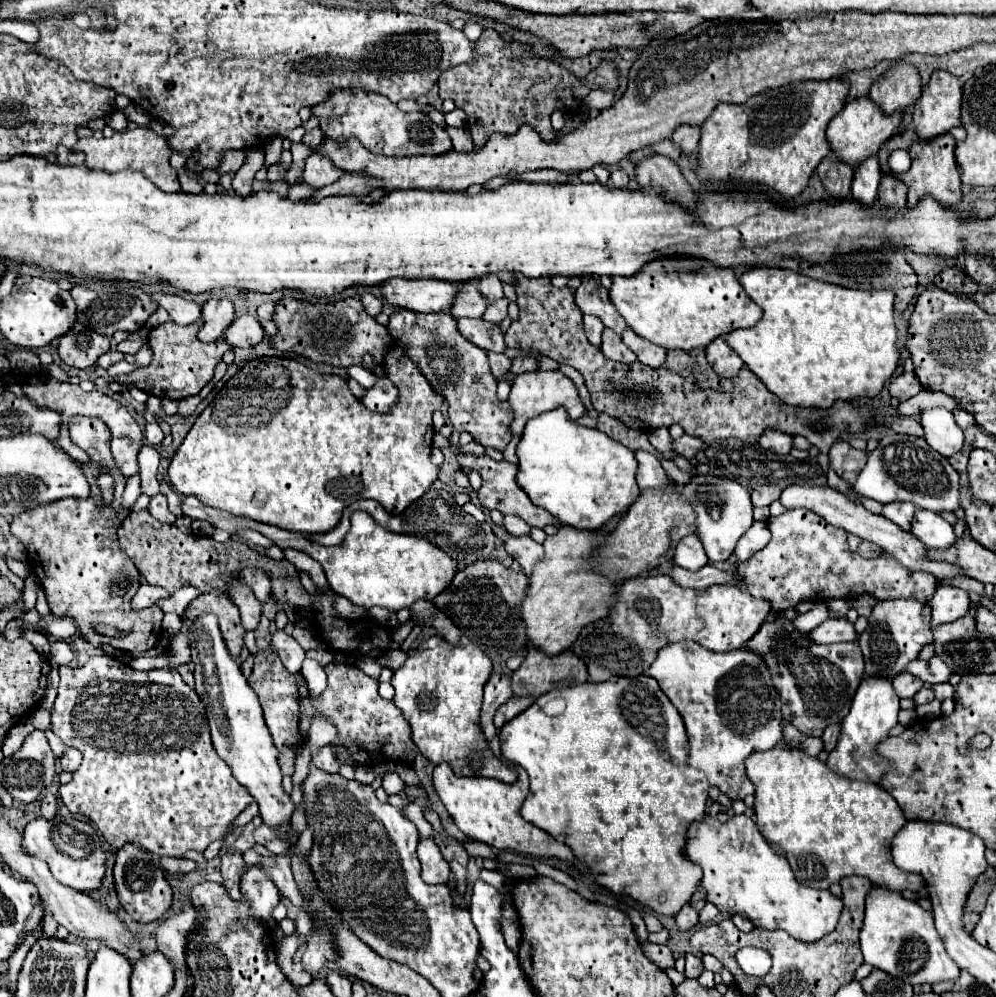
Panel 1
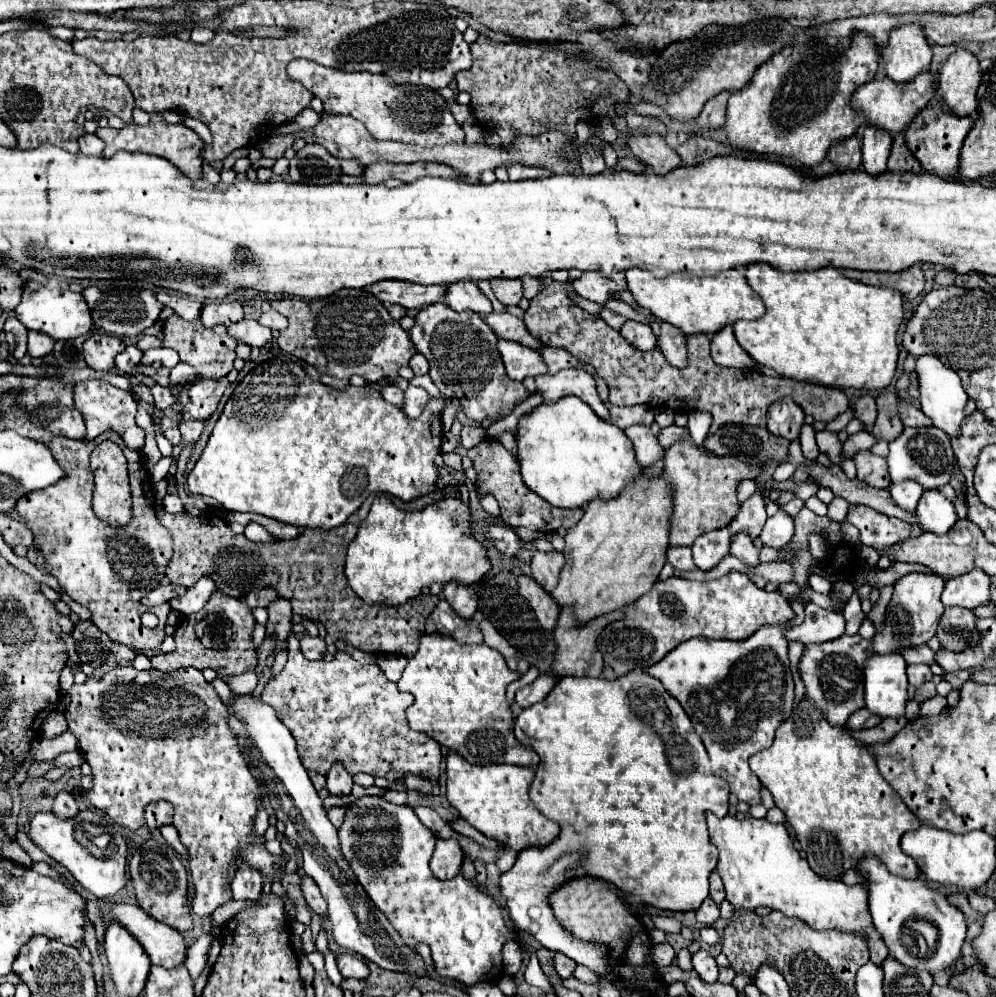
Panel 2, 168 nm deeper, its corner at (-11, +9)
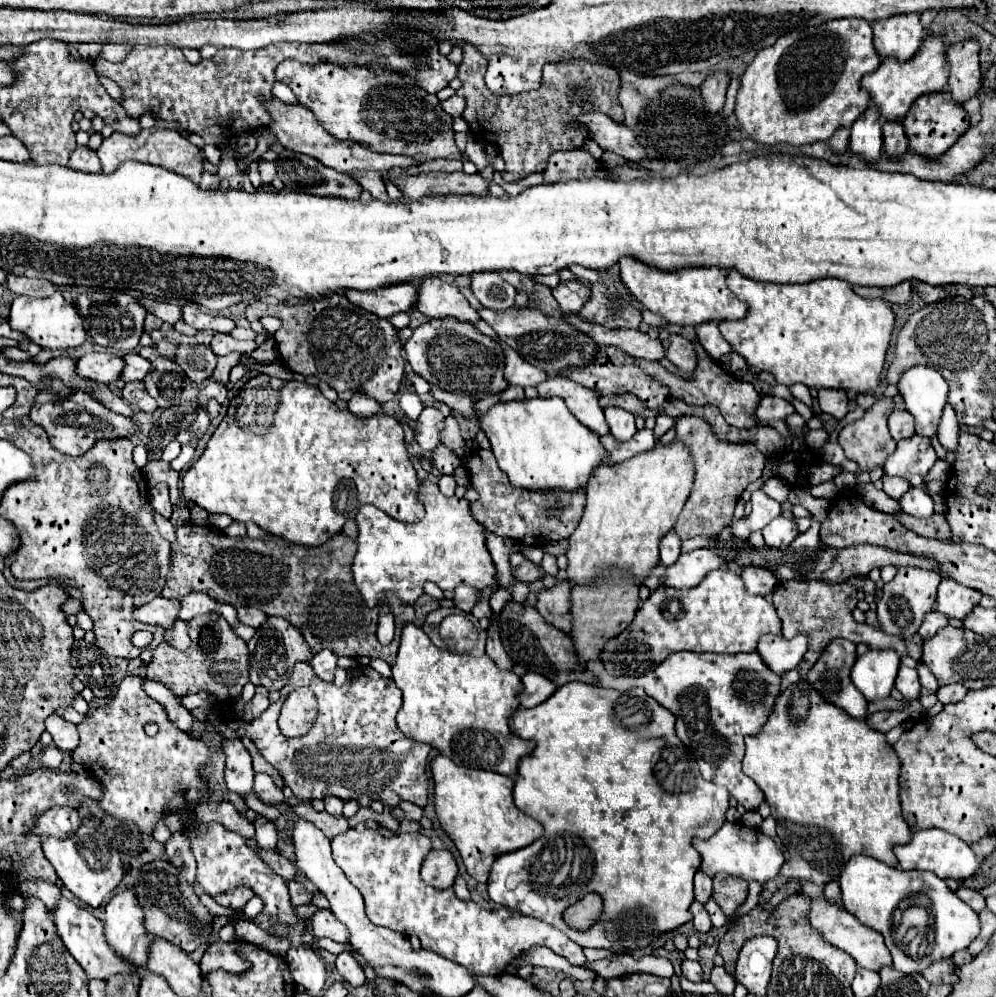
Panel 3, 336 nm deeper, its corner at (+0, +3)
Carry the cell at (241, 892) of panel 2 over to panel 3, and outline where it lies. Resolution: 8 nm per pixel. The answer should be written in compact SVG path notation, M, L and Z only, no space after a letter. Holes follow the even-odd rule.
M237 886L221 896L217 896L215 900L221 904L221 906L227 906L227 908L233 908L233 910L243 910L243 906L251 900L253 896L253 890L245 888L245 886Z

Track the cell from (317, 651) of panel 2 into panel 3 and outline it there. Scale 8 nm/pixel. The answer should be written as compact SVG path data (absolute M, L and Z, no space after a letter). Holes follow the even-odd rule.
M321 650L311 656L309 666L321 680L333 680L333 672L337 668L337 656L331 650Z

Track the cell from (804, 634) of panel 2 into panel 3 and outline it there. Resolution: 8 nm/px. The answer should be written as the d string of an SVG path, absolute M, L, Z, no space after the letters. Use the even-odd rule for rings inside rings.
M805 632L793 636L793 640L785 640L783 636L765 634L759 640L757 652L767 662L767 666L781 676L783 672L791 670L803 660L807 646L809 646L809 636Z

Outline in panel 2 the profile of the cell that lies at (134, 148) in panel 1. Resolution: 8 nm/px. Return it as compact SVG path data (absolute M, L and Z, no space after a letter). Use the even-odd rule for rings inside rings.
M160 120L160 122L150 122L146 126L126 124L122 130L100 128L96 134L98 134L100 140L106 142L104 156L108 156L108 158L114 156L118 150L146 152L146 154L154 154L154 156L170 160L172 164L176 164L192 180L202 178L202 150L204 150L204 142L200 140L200 136L196 132L192 132L184 124L168 124L168 122Z

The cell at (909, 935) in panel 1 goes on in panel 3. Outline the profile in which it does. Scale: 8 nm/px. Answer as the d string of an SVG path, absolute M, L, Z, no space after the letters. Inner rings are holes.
M853 856L845 870L839 876L841 884L841 900L845 902L845 908L857 918L875 928L885 936L885 946L889 948L893 956L893 968L901 972L923 972L927 966L931 966L937 960L949 958L957 950L965 950L973 938L979 934L979 918L977 914L955 894L947 888L947 884L937 878L931 872L905 872L897 868L889 868L881 864L879 860L871 856ZM925 894L931 904L929 912L935 916L935 940L929 932L917 932L917 930L907 930L907 932L897 932L899 928L899 908L905 902L905 898L913 898Z

